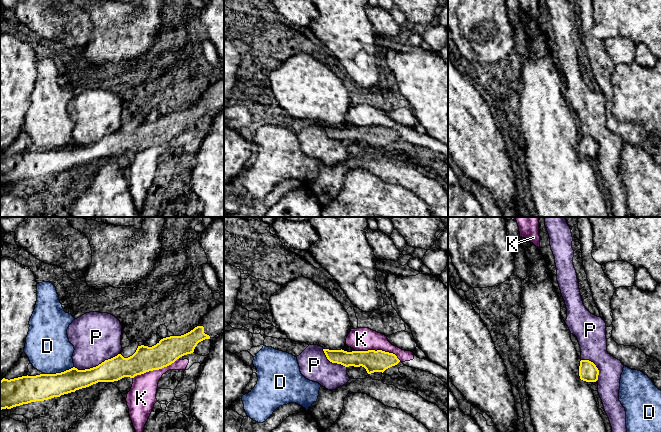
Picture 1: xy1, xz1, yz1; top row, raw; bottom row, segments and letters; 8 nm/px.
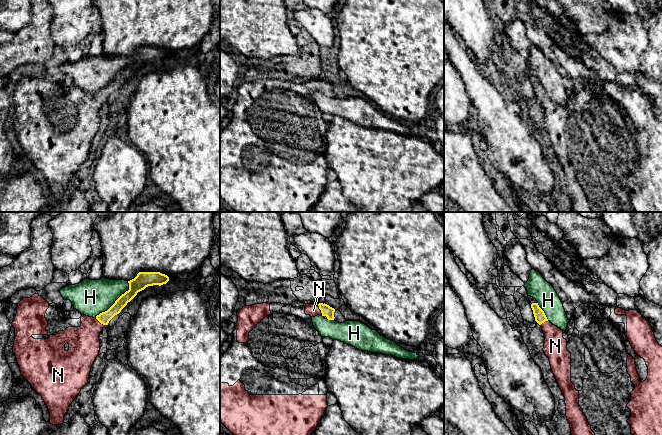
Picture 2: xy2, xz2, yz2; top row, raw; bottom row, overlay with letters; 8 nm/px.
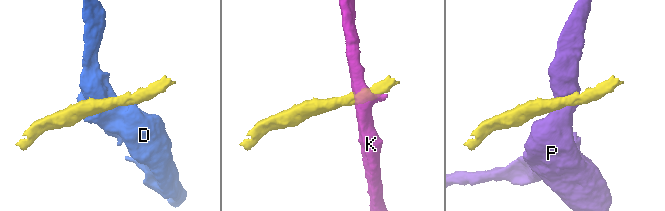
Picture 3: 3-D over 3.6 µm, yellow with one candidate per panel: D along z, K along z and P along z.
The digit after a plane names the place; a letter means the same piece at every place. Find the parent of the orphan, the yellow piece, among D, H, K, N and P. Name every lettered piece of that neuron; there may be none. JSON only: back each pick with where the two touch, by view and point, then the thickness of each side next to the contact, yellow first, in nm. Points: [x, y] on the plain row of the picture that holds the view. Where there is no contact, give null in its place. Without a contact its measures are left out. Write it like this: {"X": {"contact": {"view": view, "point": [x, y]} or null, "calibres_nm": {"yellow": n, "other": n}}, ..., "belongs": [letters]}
{"N": {"contact": {"view": "xz2", "point": [321, 88]}, "calibres_nm": {"yellow": 90, "other": 100}}, "belongs": ["N"]}

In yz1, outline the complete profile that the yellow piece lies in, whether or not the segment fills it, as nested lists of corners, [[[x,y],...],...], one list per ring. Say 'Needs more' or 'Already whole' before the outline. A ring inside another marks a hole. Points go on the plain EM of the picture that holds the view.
Already whole. [[[581,136],[579,142],[580,155],[586,158],[596,158],[599,146],[596,141],[589,136]]]

